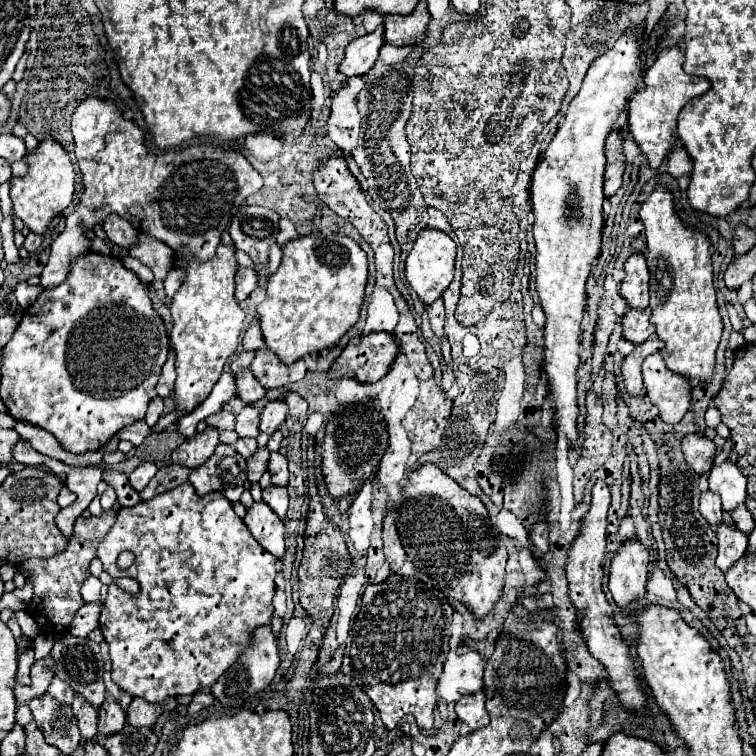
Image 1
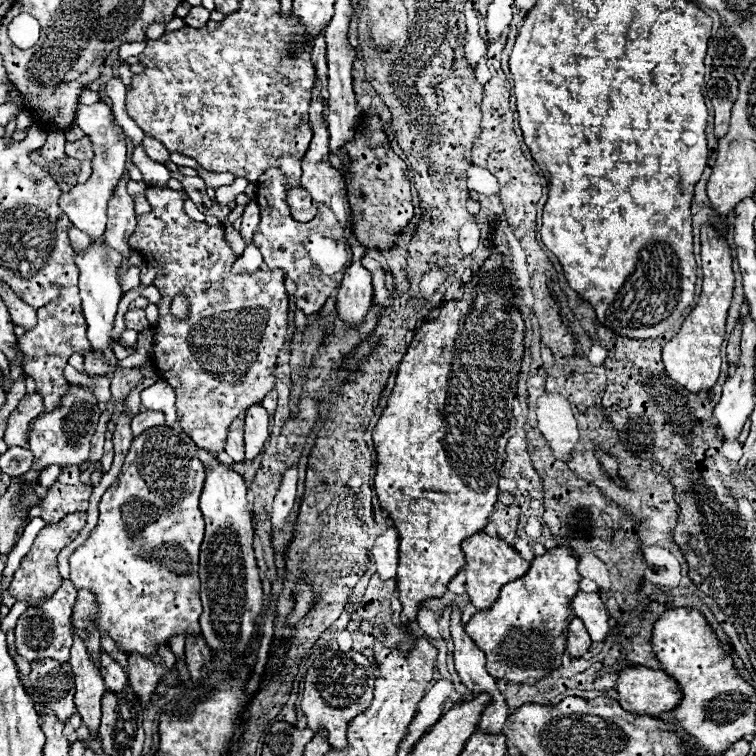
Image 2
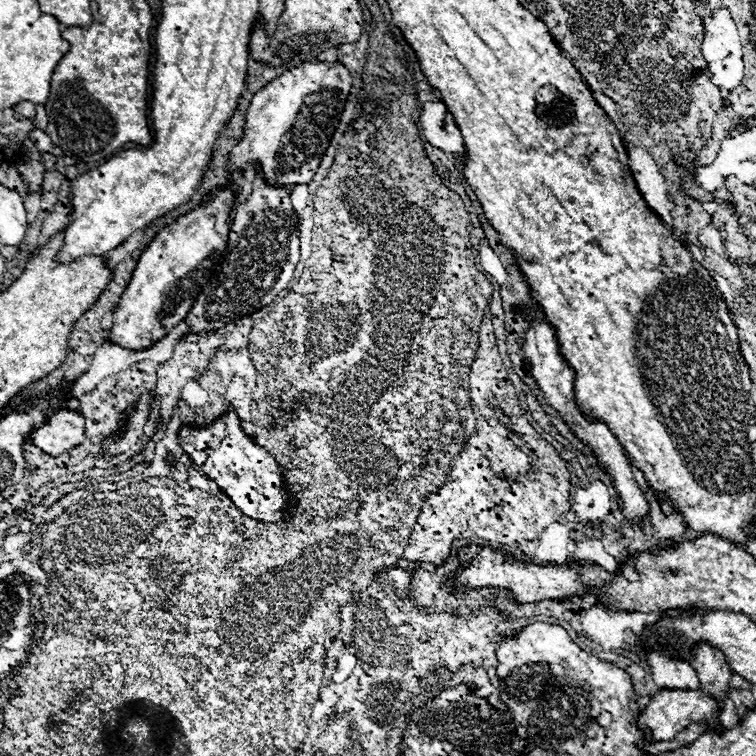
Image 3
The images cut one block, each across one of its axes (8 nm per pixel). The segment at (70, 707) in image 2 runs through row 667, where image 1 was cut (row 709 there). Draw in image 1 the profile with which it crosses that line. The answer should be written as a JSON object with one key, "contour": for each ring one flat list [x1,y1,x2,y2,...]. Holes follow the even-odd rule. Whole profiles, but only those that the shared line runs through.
{"contour":[[46,694,34,698,32,702,28,702,28,706,48,744,60,748,60,752,64,754,72,754,78,748,82,738,70,706,56,704,54,700,48,700]]}

